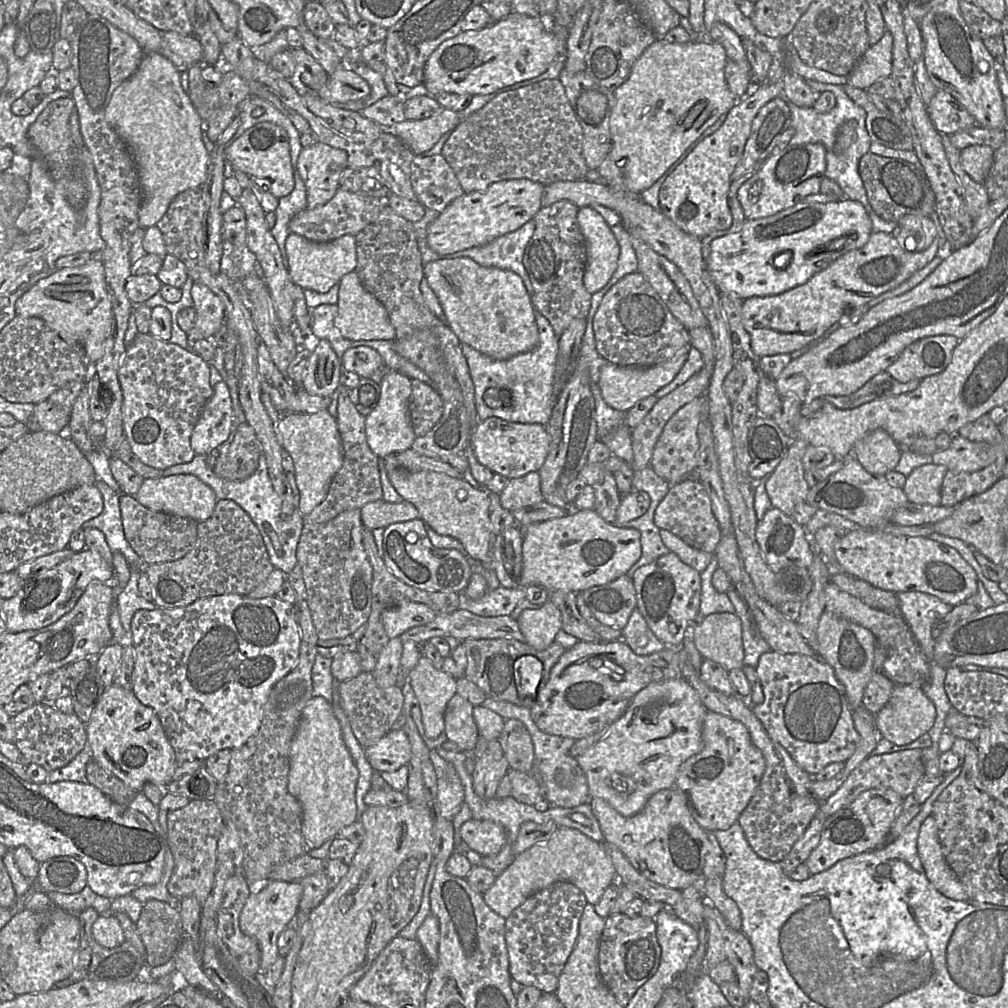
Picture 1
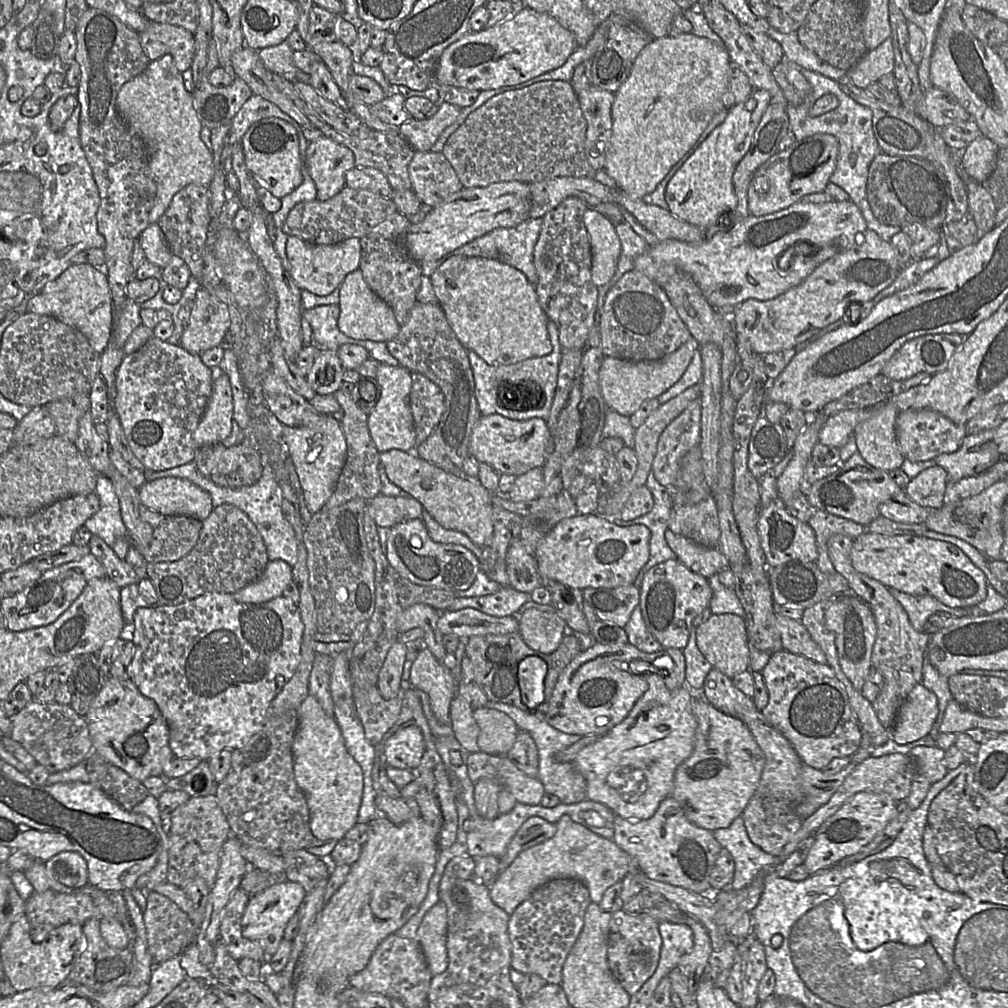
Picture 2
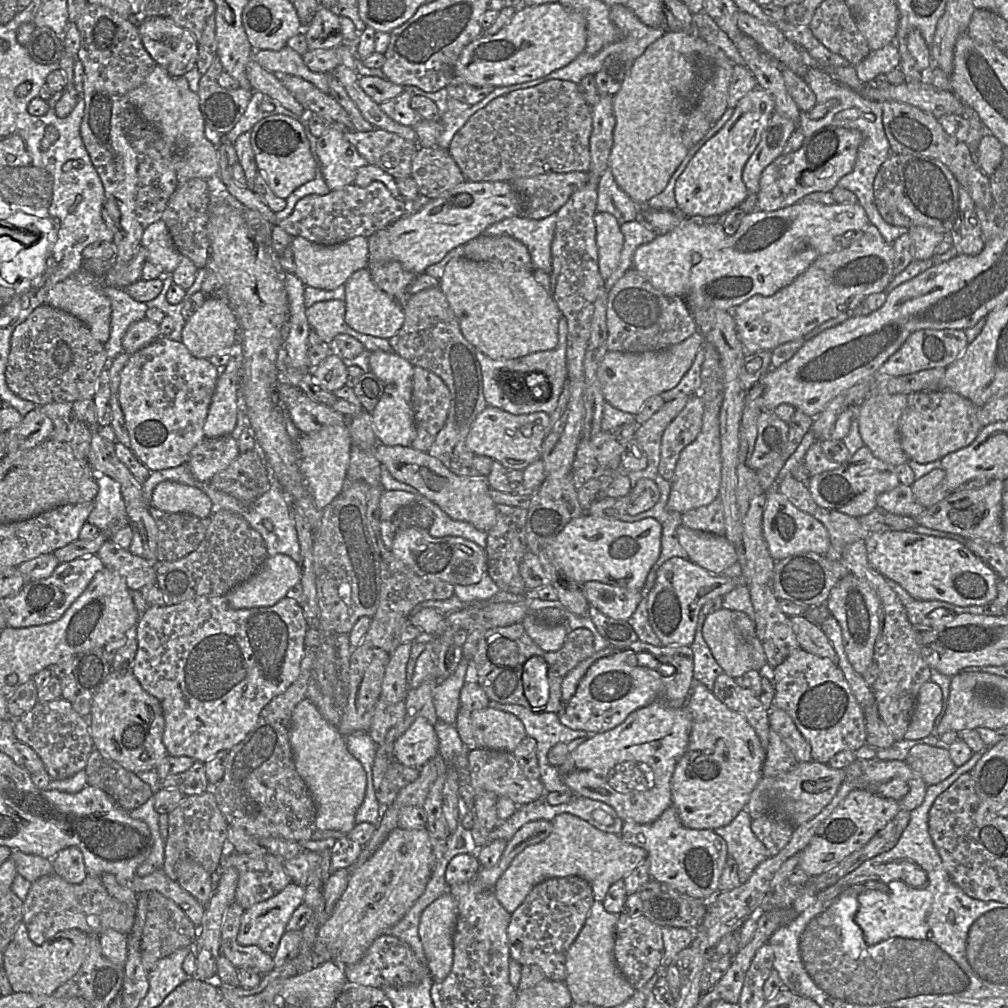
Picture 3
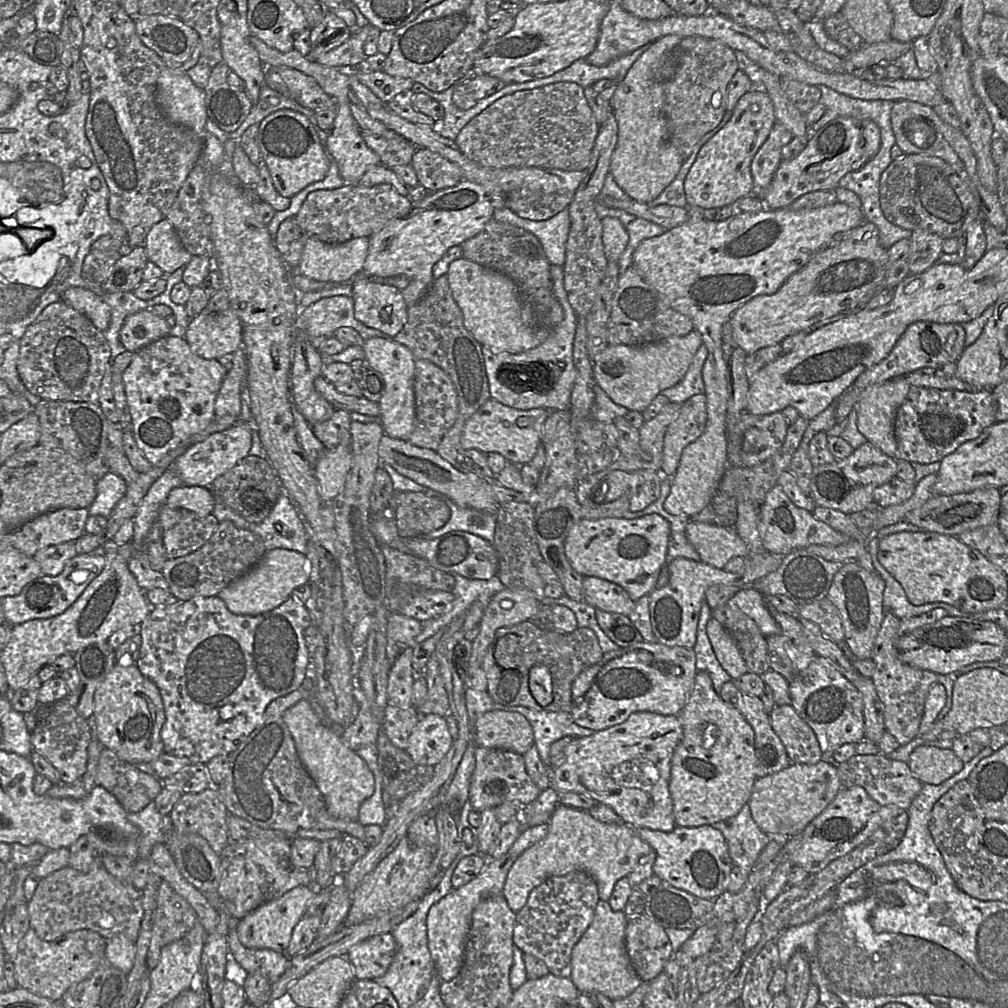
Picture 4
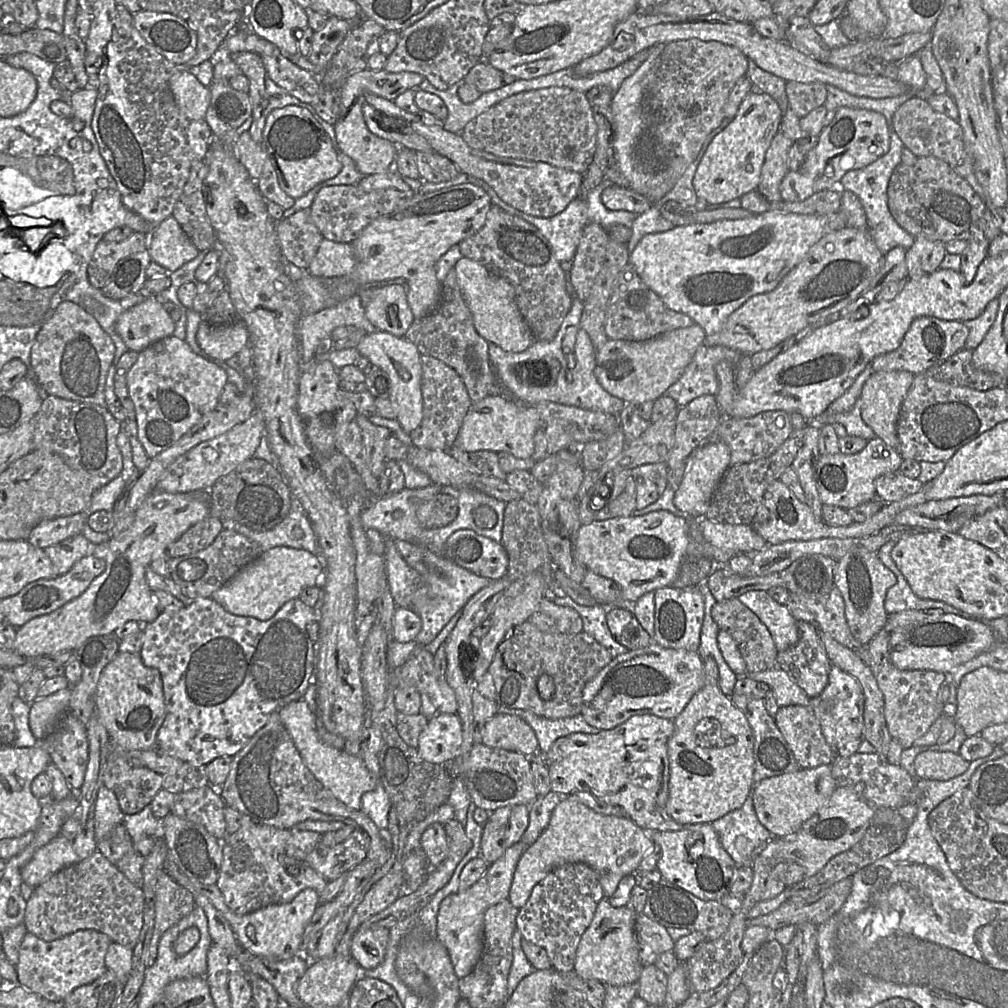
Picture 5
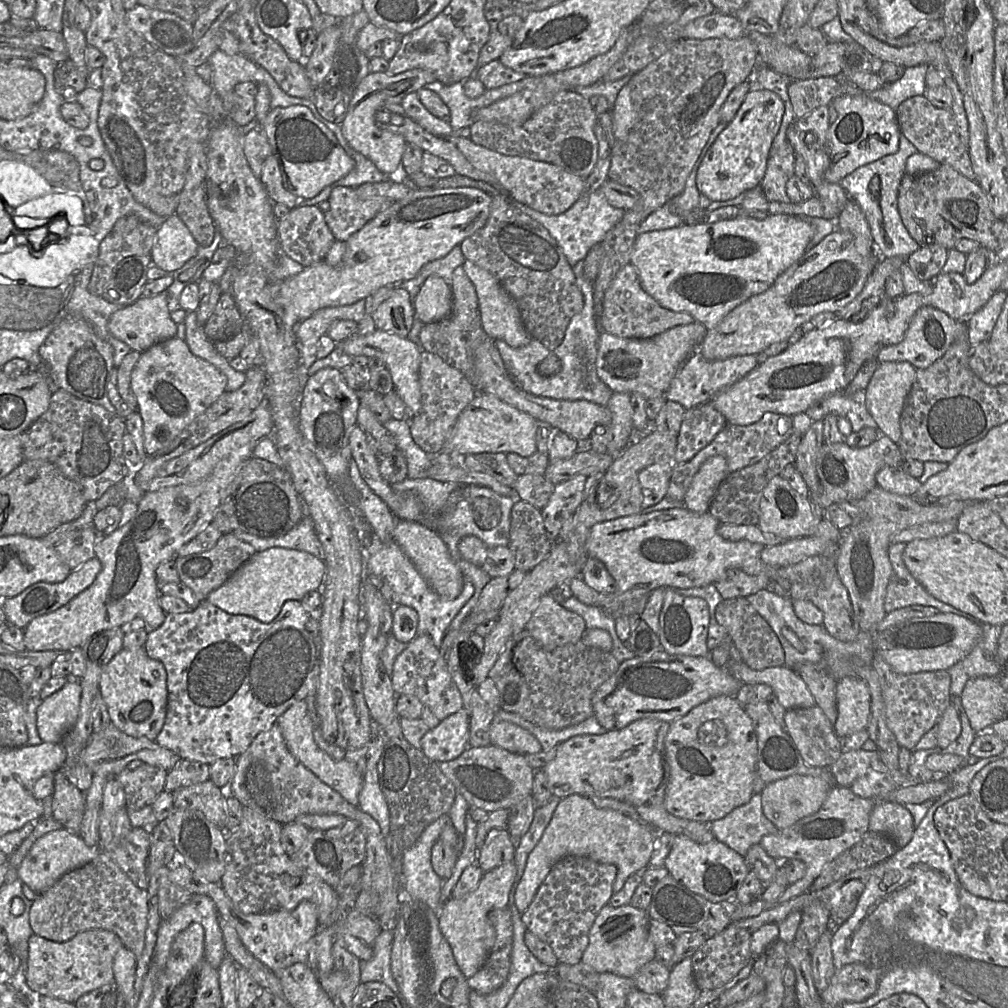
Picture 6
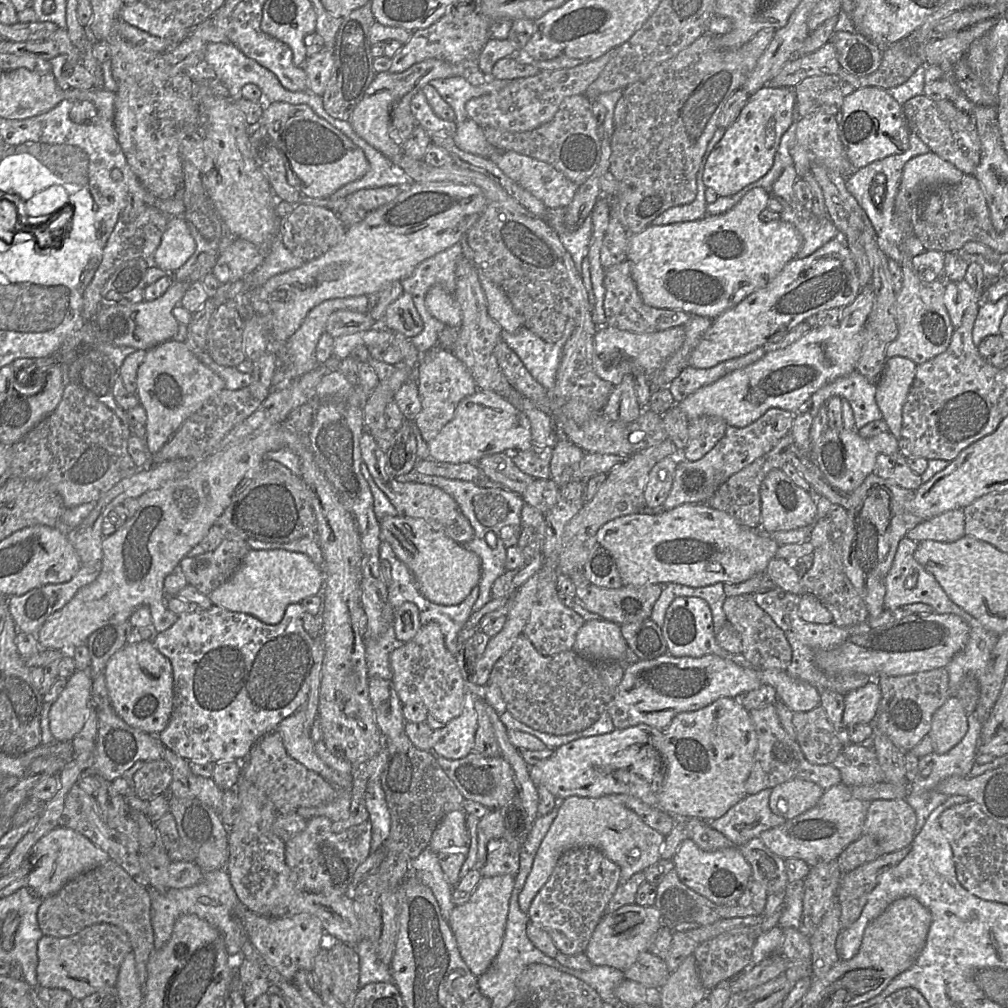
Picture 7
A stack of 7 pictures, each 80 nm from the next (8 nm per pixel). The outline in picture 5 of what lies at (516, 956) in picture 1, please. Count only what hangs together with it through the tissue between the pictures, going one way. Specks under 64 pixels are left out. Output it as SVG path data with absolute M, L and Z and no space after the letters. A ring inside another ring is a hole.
M569 863L553 869L534 886L527 903L518 911L516 927L523 939L545 949L552 968L564 974L574 970L576 951L581 937L590 925L599 902L604 898L598 873L584 863Z

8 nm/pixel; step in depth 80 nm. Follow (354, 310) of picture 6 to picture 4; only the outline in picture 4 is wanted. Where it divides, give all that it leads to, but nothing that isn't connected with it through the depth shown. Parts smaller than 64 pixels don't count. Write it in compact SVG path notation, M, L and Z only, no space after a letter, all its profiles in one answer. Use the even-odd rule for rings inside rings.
M347 295L323 298L301 309L299 327L310 340L317 337L331 338L341 327L355 329L363 341L372 337L388 337L383 332L370 328L355 318L353 298Z

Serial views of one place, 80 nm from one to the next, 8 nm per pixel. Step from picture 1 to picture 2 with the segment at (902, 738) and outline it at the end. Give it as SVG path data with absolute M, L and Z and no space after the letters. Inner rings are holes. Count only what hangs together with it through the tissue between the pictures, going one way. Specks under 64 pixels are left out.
M917 684L897 712L890 739L904 745L923 738L930 733L938 712L935 693Z

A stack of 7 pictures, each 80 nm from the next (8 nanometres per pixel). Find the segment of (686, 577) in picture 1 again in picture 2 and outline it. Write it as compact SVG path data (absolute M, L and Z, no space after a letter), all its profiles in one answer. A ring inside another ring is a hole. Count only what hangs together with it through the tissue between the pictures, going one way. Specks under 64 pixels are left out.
M669 559L644 575L639 590L643 619L656 640L665 648L685 648L694 619L709 606L712 597L708 578L693 572L678 559Z

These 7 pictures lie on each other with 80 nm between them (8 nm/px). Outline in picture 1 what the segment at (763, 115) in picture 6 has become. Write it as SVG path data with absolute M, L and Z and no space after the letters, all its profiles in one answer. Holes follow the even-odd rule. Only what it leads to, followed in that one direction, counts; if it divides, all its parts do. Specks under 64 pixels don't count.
M767 77L759 86L754 86L743 99L738 99L721 127L698 143L665 179L659 190L660 212L682 231L702 239L731 226L728 205L731 175L742 158L754 118L770 100L783 96L783 90L784 77Z

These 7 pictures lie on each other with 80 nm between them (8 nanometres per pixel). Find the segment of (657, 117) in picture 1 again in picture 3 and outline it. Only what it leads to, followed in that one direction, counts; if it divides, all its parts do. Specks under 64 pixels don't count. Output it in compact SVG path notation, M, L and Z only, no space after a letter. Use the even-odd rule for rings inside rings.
M694 26L690 30L679 32L666 32L657 41L652 43L645 52L635 59L631 69L625 76L619 91L613 96L613 111L616 119L613 132L613 146L609 156L608 169L611 171L615 182L636 204L646 207L648 200L660 194L669 183L671 176L677 170L689 149L699 142L712 127L705 119L688 119L686 123L686 112L683 109L683 99L687 99L694 89L697 81L697 59L707 47L707 42L696 35Z

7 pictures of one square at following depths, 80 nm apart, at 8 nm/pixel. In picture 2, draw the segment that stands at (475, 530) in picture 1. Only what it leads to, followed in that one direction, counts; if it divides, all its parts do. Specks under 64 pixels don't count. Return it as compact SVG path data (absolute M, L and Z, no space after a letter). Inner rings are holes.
M390 449L379 452L379 456L389 480L418 500L438 524L466 534L480 548L489 543L493 534L492 497L478 478L457 477L422 459L414 451Z

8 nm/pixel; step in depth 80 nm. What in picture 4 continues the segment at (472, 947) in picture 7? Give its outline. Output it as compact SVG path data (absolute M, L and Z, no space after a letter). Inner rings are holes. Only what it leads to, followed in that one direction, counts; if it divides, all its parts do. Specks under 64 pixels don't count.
M549 823L524 829L507 853L497 860L488 860L476 878L459 888L452 889L429 909L426 919L428 948L442 982L455 978L462 968L465 943L476 906L487 898L502 895L507 874L514 862L525 850L545 838L548 832Z

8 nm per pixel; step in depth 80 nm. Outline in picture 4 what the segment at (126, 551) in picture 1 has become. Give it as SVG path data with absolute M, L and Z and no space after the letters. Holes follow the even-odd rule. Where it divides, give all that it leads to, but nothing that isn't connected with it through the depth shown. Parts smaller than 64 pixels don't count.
M108 472L96 481L96 497L89 506L89 515L101 515L109 517L118 502L126 493L125 480L113 473Z

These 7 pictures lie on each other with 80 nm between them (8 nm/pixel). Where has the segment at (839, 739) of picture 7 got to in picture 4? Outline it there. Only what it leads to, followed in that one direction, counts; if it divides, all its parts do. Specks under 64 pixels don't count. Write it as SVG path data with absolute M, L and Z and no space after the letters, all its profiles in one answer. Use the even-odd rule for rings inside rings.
M776 705L769 717L792 763L816 764L826 758L814 731L792 705Z

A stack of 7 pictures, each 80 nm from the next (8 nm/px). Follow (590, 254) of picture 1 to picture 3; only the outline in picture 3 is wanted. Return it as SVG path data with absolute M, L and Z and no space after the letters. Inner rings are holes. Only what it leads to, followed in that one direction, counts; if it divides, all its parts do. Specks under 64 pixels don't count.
M606 212L594 215L598 266L601 277L606 280L617 268L624 245L624 236L617 219Z

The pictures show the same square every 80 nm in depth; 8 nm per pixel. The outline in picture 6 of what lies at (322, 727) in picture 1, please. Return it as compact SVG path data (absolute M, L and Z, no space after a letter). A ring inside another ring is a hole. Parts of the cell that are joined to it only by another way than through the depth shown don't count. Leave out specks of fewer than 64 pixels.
M300 700L292 704L279 716L277 723L290 753L322 782L338 792L349 804L358 806L359 794L363 785L363 775L360 774L353 763L346 759L334 760L318 747L314 741L312 719L308 713L306 702Z

